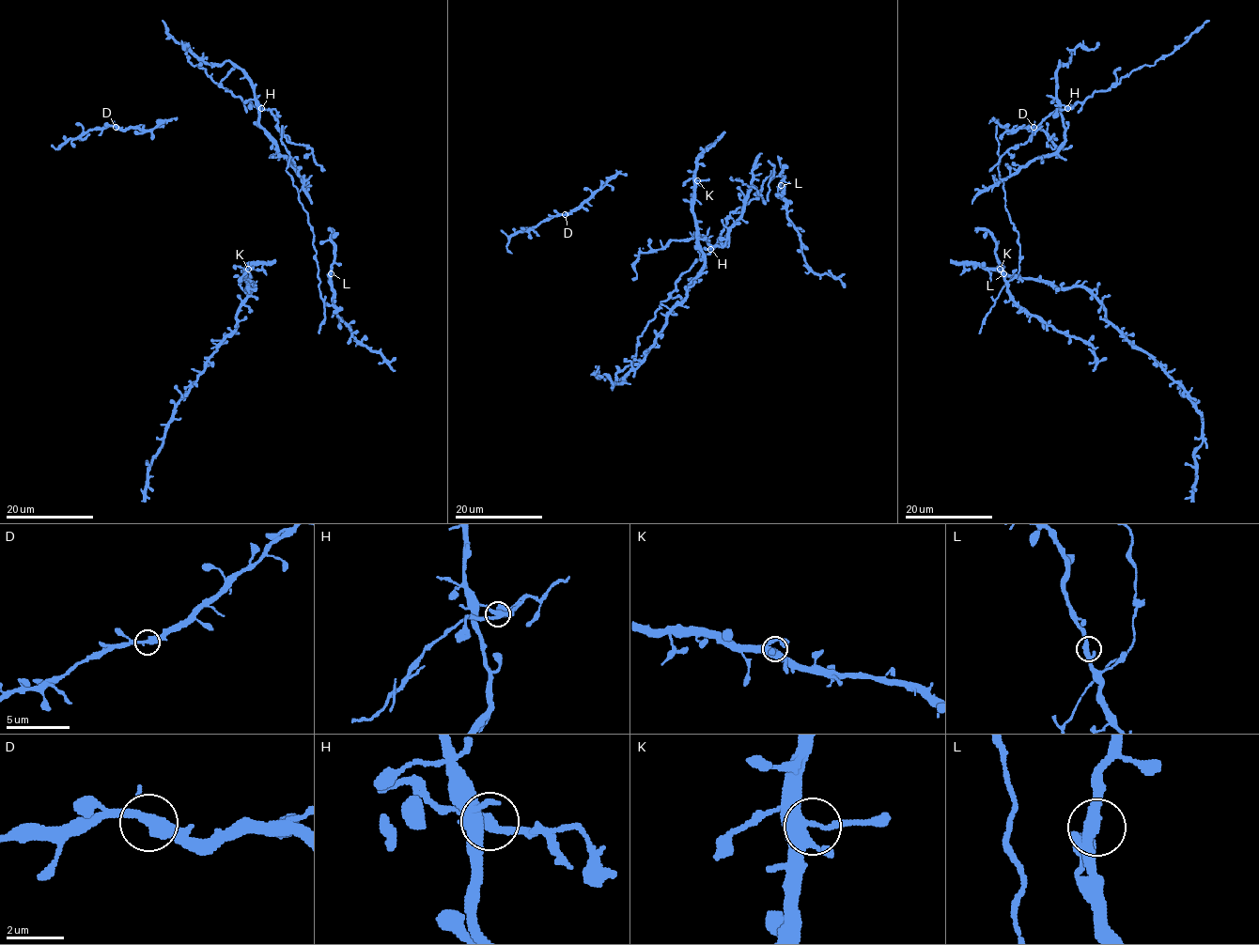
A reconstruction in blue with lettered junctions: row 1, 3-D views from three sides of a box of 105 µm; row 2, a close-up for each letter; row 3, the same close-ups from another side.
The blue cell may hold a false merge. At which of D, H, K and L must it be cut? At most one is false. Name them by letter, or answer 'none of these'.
H

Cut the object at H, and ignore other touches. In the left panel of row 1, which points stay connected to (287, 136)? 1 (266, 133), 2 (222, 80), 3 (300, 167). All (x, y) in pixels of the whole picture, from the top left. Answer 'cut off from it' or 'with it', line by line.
1: cut off from it
2: with it
3: cut off from it

